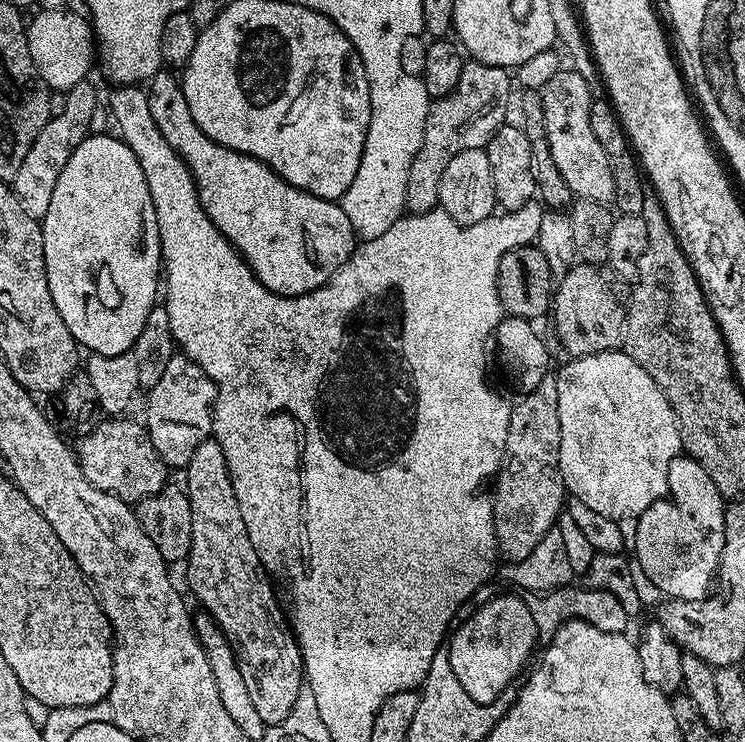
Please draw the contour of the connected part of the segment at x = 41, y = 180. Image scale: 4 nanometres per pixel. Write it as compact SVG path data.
M91 79L78 82L69 88L63 97L64 109L57 111L42 126L38 138L34 138L34 146L30 146L26 158L22 158L22 166L18 166L18 174L14 181L16 197L22 202L22 208L31 216L43 218L50 206L50 198L54 194L54 186L58 182L58 174L62 174L62 166L70 162L70 154L89 135L88 123L96 112L96 88Z

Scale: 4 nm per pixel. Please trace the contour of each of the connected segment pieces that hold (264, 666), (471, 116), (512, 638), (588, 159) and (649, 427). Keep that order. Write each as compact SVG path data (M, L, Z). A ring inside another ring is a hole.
M216 439L204 440L194 450L186 475L193 518L192 549L186 559L188 584L204 603L203 611L216 619L216 625L235 647L246 690L250 690L250 702L254 702L262 722L265 726L277 724L294 710L294 702L298 702L300 689L306 684L300 645L289 631L285 609L283 612L276 601L273 581L260 565L258 554L254 554L254 546L250 546L250 534L246 534L246 522L242 522L226 458Z
M468 60L451 94L429 103L422 146L407 172L406 208L411 215L431 212L439 205L442 173L455 154L485 149L493 133L505 123L510 108L510 86L512 78L507 69Z
M509 593L484 603L462 625L458 624L446 646L456 681L479 705L489 705L509 689L508 684L519 674L540 636L527 601Z
M573 70L558 71L554 78L550 78L550 82L546 82L539 95L545 115L546 139L549 142L551 157L554 158L554 163L565 178L573 197L607 205L616 194L614 174L610 158L606 158L606 150L602 150L598 137L590 127L590 106L594 95L586 86L585 79Z
M613 350L594 353L589 356L577 356L567 362L569 364L560 373L555 373L554 376L558 396L558 426L560 427L558 466L564 479L567 495L578 502L586 502L586 506L590 506L590 510L595 510L598 514L606 514L606 518L621 522L627 522L628 519L631 521L633 518L640 517L650 505L656 504L657 501L668 496L668 467L670 462L682 452L680 423L676 421L676 415L666 398L664 389L659 388L654 382L654 378L650 378L650 374L646 374L646 370L642 370L642 366L638 366L634 362L634 358L630 358L627 352Z

